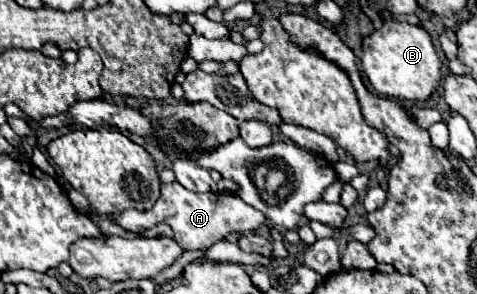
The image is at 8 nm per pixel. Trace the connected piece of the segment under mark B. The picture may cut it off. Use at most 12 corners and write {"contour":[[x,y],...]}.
{"contour":[[384,21],[362,69],[380,95],[426,101],[442,61],[426,29]]}

